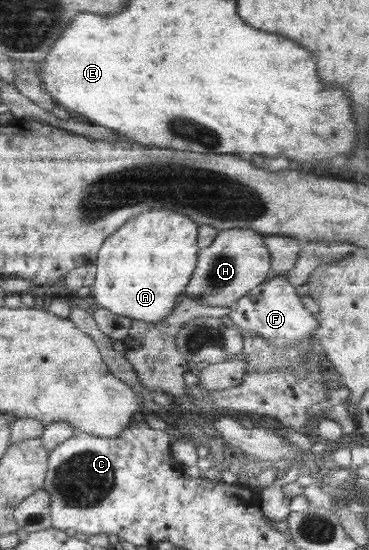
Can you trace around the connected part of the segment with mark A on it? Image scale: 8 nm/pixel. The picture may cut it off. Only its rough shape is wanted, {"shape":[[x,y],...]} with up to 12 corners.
{"shape":[[172,209],[102,248],[92,296],[161,323],[200,263],[200,227]]}

